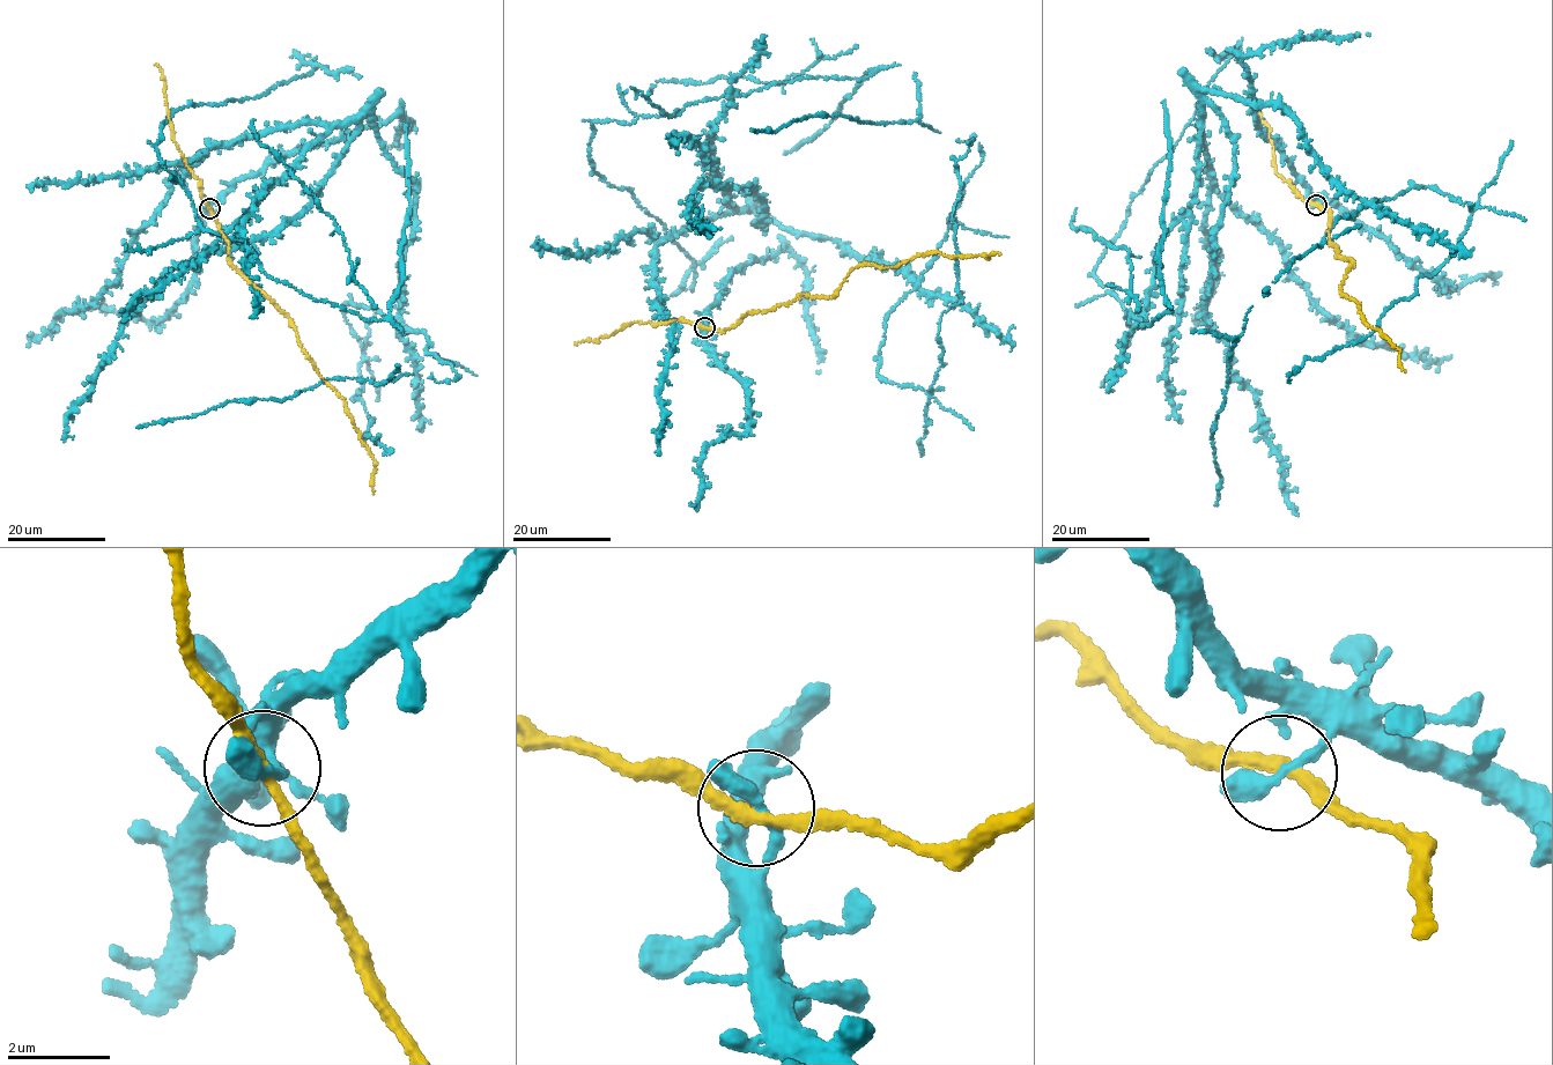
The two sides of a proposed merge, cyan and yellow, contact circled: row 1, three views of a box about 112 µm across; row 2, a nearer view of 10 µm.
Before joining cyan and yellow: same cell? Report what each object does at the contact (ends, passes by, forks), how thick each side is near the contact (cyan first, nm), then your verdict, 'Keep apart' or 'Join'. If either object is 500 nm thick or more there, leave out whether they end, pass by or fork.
At the ring cyan passes by. At the ring yellow passes by. Thickness 280 nm (cyan) against 240 nm. Keep apart

